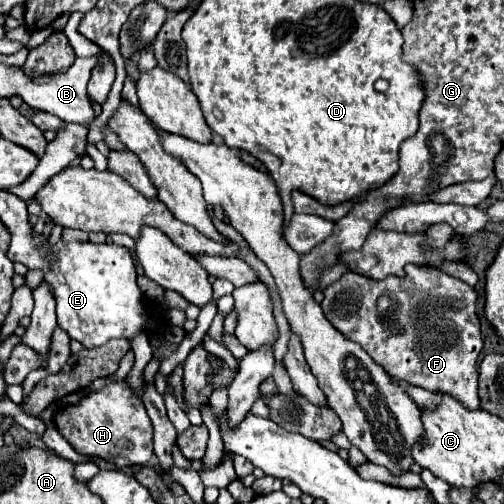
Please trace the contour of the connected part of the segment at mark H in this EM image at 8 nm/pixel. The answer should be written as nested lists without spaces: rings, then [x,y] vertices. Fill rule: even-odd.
[[[113,382],[99,392],[87,394],[79,404],[69,404],[57,410],[55,426],[61,436],[81,454],[99,456],[113,462],[117,468],[147,464],[153,454],[153,426],[141,400],[127,384]]]

